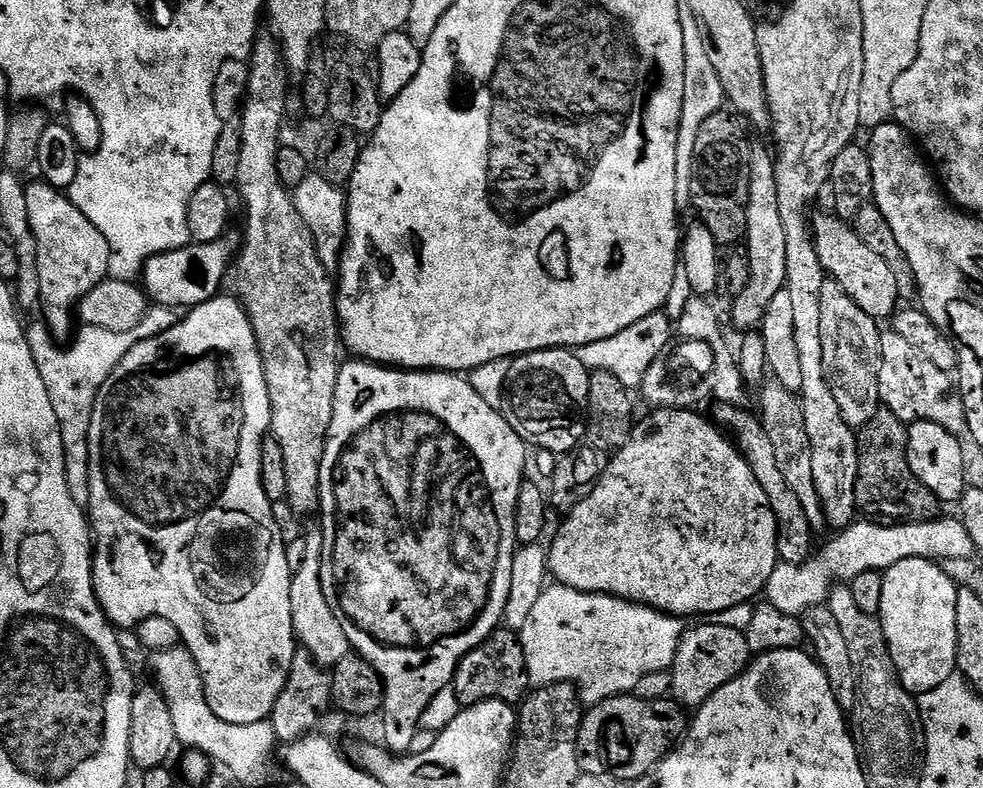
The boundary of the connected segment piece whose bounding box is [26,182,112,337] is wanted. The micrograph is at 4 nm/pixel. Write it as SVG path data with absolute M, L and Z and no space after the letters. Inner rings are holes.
M47 182L29 183L26 187L26 208L38 246L38 282L40 304L44 316L56 336L71 337L74 332L74 309L94 286L109 279L108 267L112 248L102 238L98 226L68 199L61 189Z

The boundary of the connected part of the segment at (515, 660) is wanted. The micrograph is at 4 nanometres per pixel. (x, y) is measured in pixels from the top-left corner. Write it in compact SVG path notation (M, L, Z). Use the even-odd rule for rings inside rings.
M497 630L462 658L456 667L454 687L461 705L471 706L484 700L501 700L513 706L519 705L529 695L528 667L523 643L515 631Z

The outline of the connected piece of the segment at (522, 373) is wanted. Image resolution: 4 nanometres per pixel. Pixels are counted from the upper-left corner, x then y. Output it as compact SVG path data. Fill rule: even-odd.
M544 348L541 352L525 352L523 356L515 357L508 368L506 385L506 415L525 445L542 452L563 454L581 447L583 438L590 432L590 424L585 419L590 398L592 372L583 359L580 360L575 351L567 348Z

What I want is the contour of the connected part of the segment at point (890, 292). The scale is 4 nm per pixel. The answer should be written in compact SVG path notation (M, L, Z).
M824 216L820 225L815 225L814 239L818 258L822 262L825 273L840 283L847 299L856 307L870 314L878 322L891 317L897 311L896 303L900 300L900 284L896 281L896 272L876 253L877 249L867 244L856 233L855 227L844 220L835 220L832 216Z

